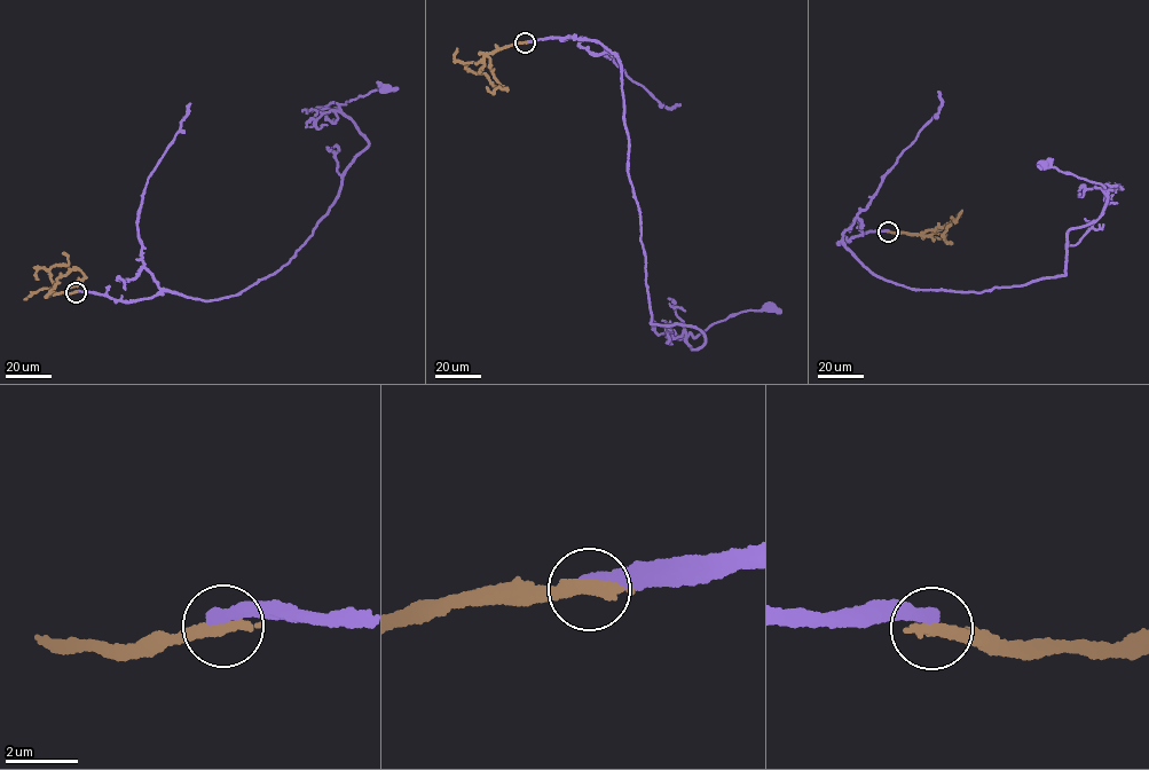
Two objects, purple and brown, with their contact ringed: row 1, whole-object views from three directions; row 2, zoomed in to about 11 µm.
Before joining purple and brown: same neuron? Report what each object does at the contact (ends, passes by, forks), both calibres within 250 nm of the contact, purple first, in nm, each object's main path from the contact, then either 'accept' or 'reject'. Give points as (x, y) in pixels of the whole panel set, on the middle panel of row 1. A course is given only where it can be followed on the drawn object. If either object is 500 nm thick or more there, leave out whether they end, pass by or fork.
purple ends there; brown passes by; 400 nm thick on the purple side, 320 nm on the other; purple runs (525, 42), (590, 40), (620, 63), (651, 323), (692, 325), (705, 342), (693, 350), (690, 332), (770, 307); brown runs (525, 42), (487, 54), (495, 79), (506, 88), (497, 87), (493, 92), (486, 86); reject

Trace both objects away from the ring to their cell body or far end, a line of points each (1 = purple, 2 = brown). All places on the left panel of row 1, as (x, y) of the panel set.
1: (76, 291), (132, 303), (167, 290), (207, 300), (281, 269), (369, 146), (339, 104), (385, 88)
2: (76, 292), (50, 291), (57, 279), (71, 269), (81, 270), (84, 279), (69, 287)

